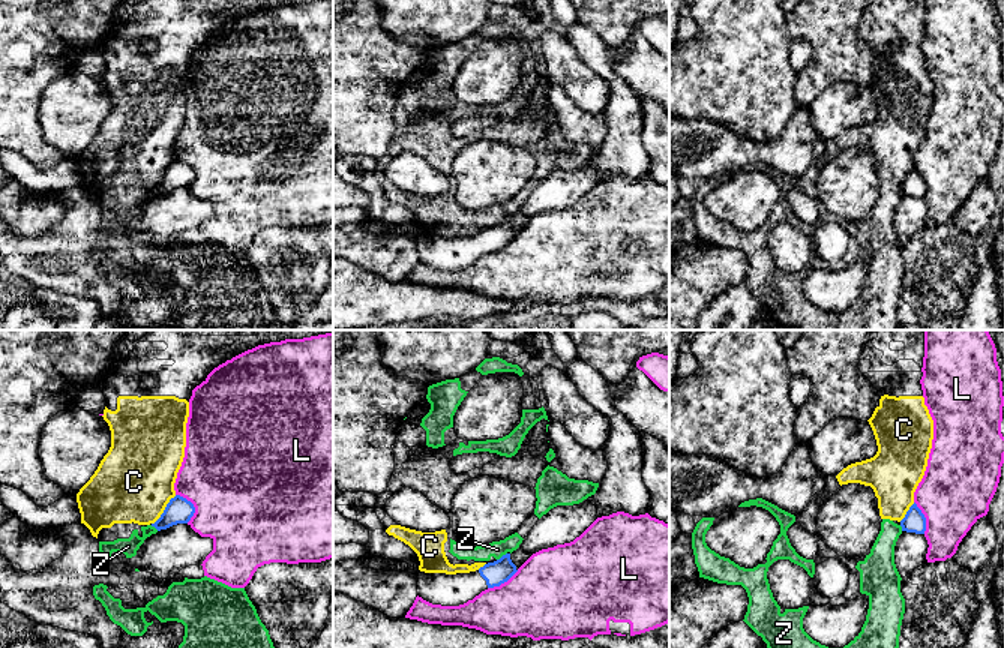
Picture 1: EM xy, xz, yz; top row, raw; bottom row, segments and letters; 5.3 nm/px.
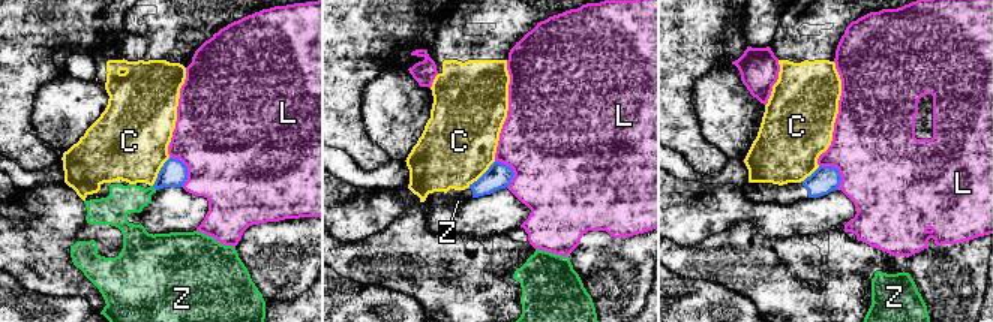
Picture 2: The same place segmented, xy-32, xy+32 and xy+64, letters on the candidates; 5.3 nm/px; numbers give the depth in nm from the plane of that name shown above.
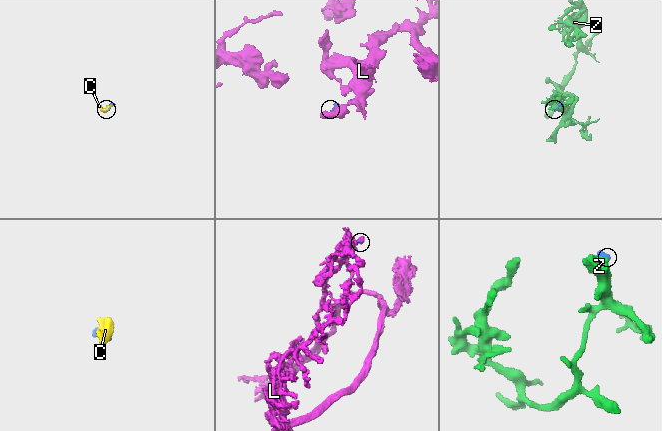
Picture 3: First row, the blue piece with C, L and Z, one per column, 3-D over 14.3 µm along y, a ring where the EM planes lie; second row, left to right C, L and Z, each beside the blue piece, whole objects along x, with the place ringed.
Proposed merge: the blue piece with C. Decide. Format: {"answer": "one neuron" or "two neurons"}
{"answer": "two neurons"}

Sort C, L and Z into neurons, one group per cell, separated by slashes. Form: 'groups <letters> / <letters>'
groups C Z / L

